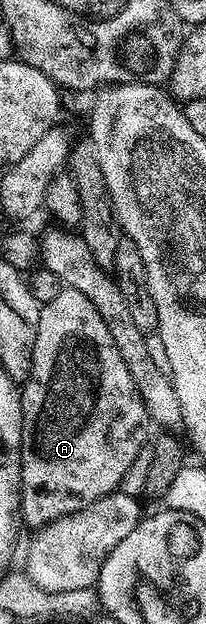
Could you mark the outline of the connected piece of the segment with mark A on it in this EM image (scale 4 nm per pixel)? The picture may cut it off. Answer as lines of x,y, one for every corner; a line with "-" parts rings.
62,288
59,294
41,305
40,320
38,321
38,331
36,340
30,356
30,374
25,382
21,383
20,393
22,395
22,448
18,452
18,481
20,483
20,518
27,522
31,528
47,526
50,522
55,522
58,518
64,518
69,514
74,514
78,510
84,509
88,504
92,504
98,498
103,498
118,490
120,480
124,472
128,472
132,460
147,445
146,426
148,419
146,409
138,395
138,389
132,384
132,376
128,376
128,368
116,352
116,344
112,344
112,336
108,332
108,324
96,312
92,300
84,296
84,292

